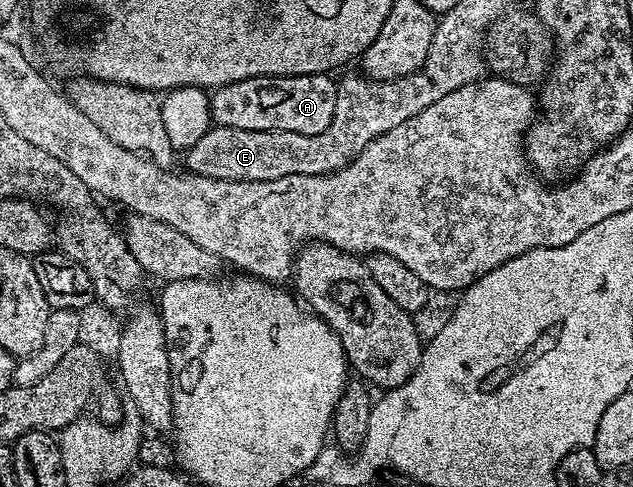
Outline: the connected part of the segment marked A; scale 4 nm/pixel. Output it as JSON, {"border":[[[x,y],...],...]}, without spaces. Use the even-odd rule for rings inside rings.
{"border":[[[295,74],[294,76],[270,76],[269,78],[247,78],[238,80],[234,84],[217,86],[211,91],[208,103],[212,113],[212,121],[215,125],[226,128],[242,128],[243,130],[281,130],[282,132],[298,132],[299,134],[317,134],[326,132],[330,128],[330,120],[334,120],[334,104],[336,103],[336,82],[328,74]]]}

